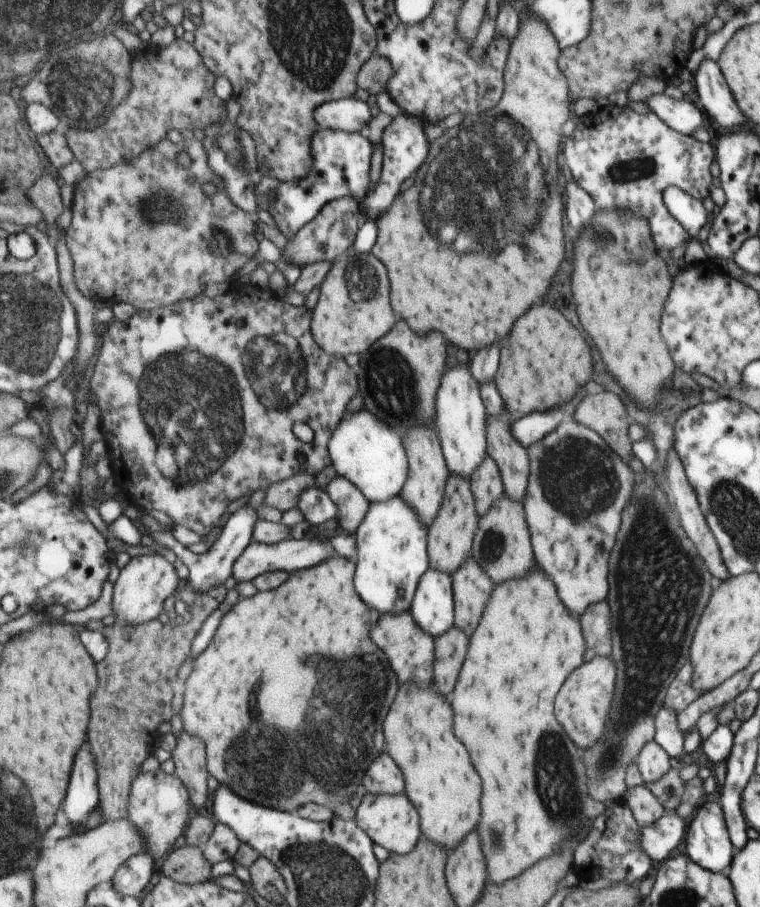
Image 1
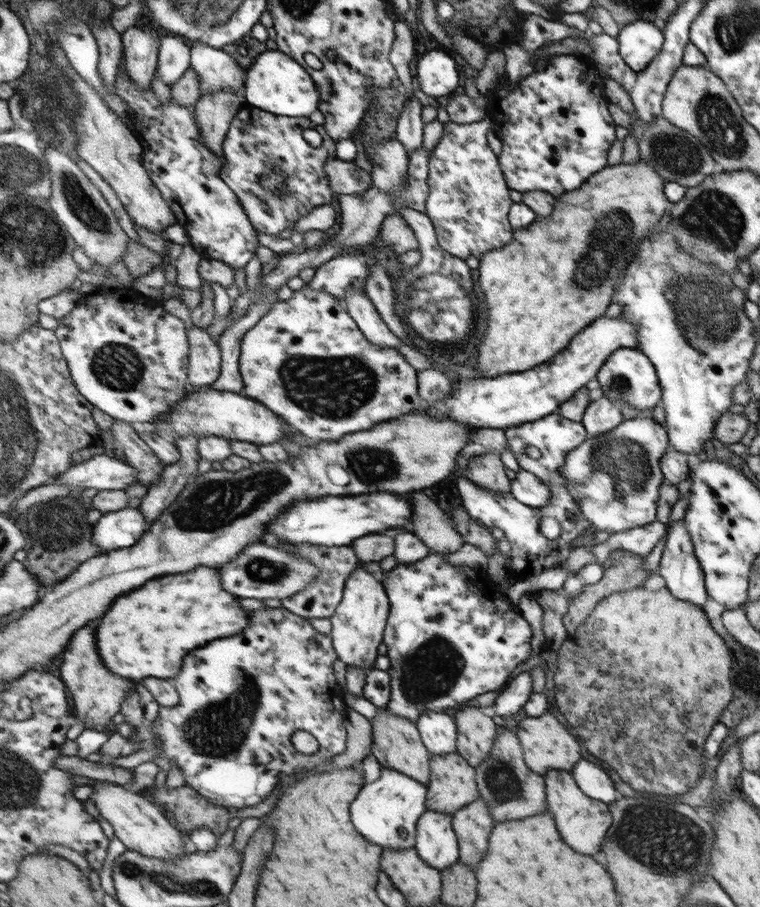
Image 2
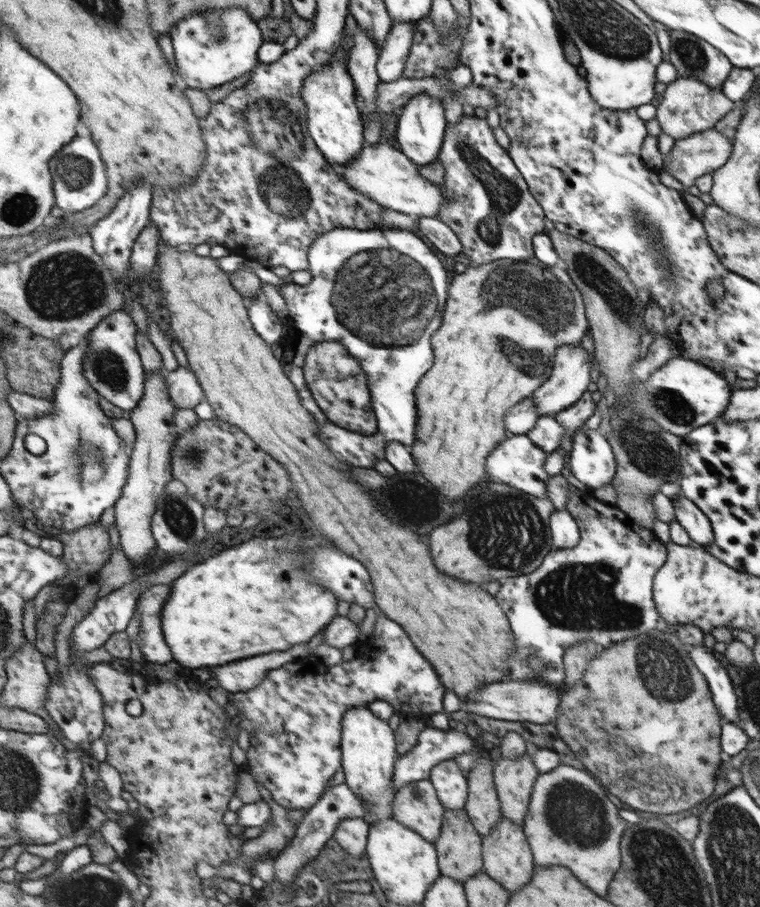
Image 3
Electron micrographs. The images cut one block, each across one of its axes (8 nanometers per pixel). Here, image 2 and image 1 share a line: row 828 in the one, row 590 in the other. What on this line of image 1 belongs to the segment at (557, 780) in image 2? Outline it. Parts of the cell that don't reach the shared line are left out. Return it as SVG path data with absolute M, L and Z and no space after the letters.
M563 420L542 440L531 444L528 450L531 480L522 503L535 545L536 560L544 570L548 570L550 578L556 578L556 586L560 586L564 602L568 602L576 614L584 614L590 604L595 605L607 597L610 550L620 530L622 510L632 496L634 474L595 430L574 420Z

